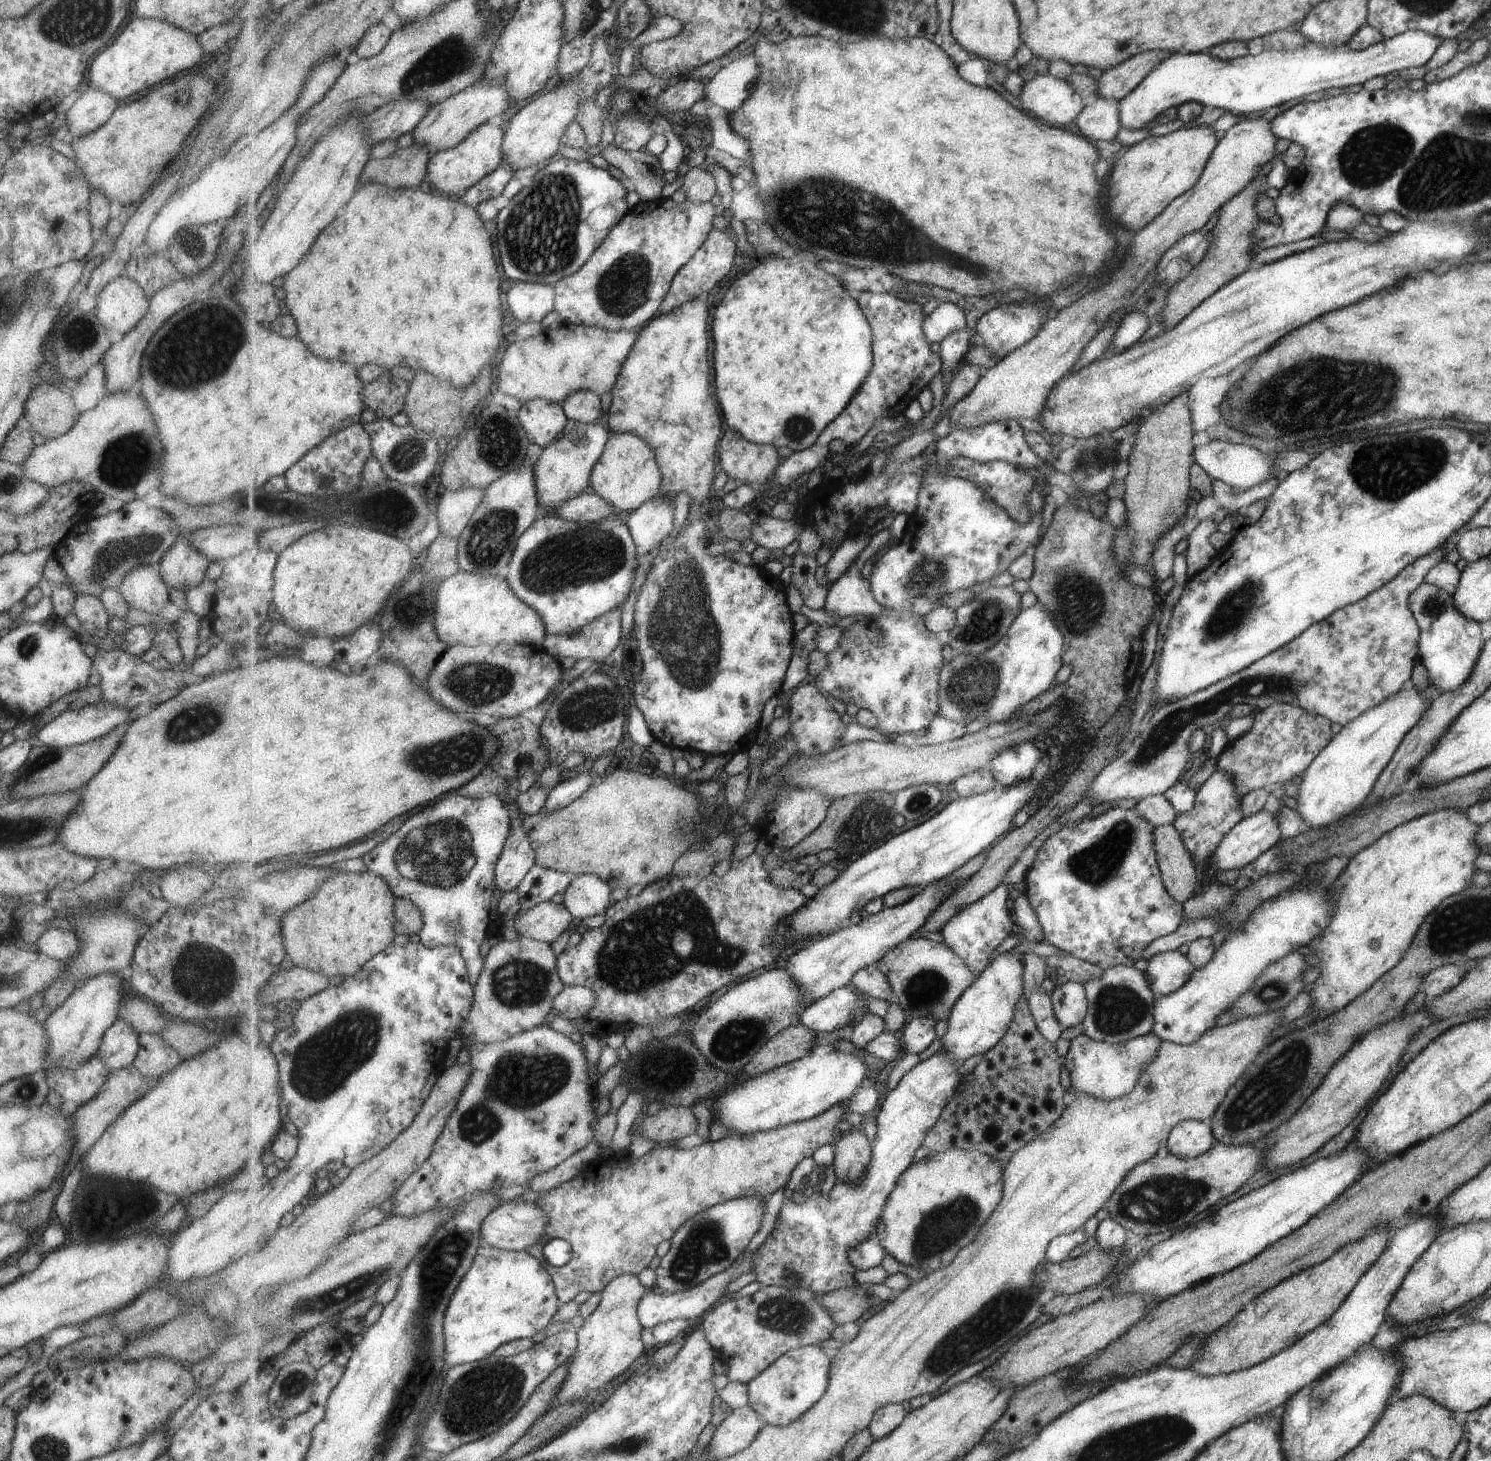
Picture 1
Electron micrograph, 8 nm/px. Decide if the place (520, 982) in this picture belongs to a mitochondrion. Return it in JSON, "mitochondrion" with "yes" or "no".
{"mitochondrion":"yes"}

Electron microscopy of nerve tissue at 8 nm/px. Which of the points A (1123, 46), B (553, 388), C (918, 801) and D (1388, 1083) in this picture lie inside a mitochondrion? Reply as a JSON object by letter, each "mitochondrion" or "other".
{"A":"other","B":"other","C":"mitochondrion","D":"other"}

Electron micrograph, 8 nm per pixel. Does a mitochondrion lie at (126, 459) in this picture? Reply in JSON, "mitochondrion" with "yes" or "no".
{"mitochondrion":"yes"}

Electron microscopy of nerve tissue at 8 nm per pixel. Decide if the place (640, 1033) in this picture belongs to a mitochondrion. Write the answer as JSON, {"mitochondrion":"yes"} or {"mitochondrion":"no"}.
{"mitochondrion":"no"}

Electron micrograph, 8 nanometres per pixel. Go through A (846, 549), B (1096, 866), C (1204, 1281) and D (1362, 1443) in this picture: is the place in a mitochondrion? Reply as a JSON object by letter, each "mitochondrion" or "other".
{"A":"other","B":"mitochondrion","C":"other","D":"other"}

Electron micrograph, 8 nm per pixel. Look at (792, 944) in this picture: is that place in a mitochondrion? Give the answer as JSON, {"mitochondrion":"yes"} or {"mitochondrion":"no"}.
{"mitochondrion":"no"}

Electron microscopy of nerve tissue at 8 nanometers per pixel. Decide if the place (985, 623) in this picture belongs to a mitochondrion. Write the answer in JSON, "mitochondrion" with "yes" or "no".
{"mitochondrion":"yes"}

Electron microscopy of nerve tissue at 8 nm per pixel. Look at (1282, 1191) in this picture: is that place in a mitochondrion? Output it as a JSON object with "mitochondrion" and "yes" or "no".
{"mitochondrion":"no"}

